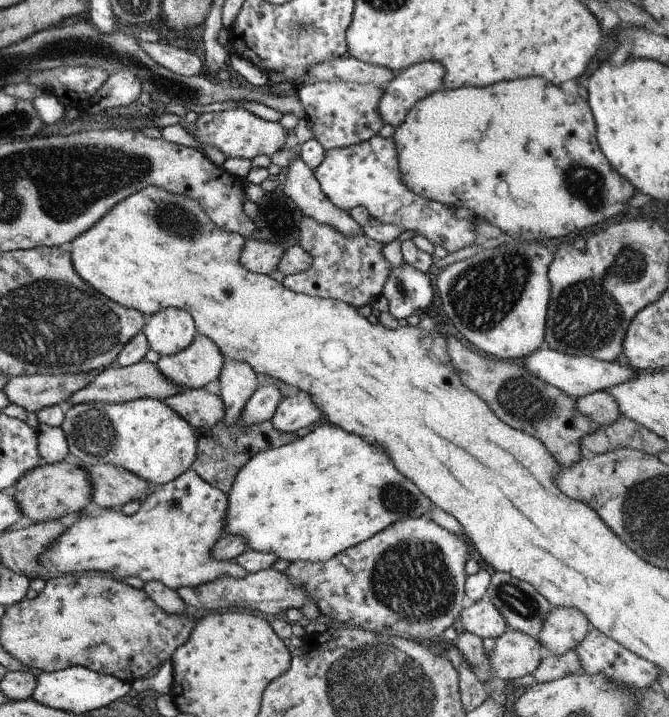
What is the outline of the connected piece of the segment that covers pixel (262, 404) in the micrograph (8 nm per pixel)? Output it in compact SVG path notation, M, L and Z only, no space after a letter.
M275 381L273 384L263 382L259 388L252 394L246 406L242 410L242 422L246 426L252 424L262 424L274 417L279 403L284 396L281 394L283 388L280 382Z

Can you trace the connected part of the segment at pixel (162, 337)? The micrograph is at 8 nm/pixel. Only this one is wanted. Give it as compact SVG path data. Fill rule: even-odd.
M167 307L152 314L142 332L150 349L160 355L177 354L185 350L197 334L193 317L177 307Z

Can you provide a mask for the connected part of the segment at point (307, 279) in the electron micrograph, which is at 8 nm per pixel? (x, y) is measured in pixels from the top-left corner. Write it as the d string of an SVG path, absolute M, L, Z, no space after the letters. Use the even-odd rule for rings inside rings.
M305 215L300 222L299 229L300 238L298 245L302 246L302 248L312 256L312 266L299 274L286 276L284 284L286 284L290 290L302 292L312 297L340 300L340 302L346 302L348 306L354 306L356 309L371 304L382 295L384 284L386 284L386 280L388 280L388 276L390 276L390 270L392 270L391 264L383 256L384 244L371 240L365 236L365 234L348 238L348 236L340 234L338 228L334 230L332 226L320 224L320 222L316 222L314 218Z

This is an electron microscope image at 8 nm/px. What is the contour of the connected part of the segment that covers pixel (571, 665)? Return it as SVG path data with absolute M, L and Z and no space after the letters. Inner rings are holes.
M572 650L562 655L545 654L533 676L537 683L546 683L579 674L582 670L579 655Z

